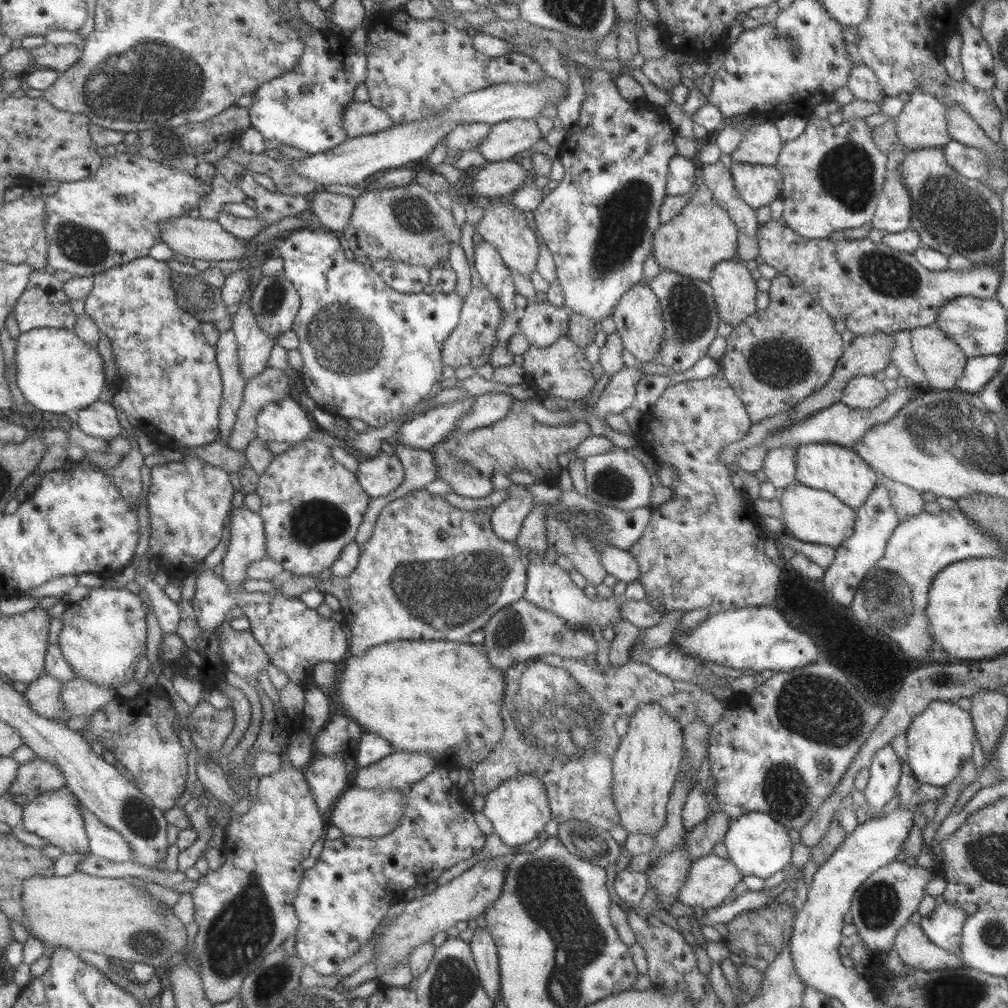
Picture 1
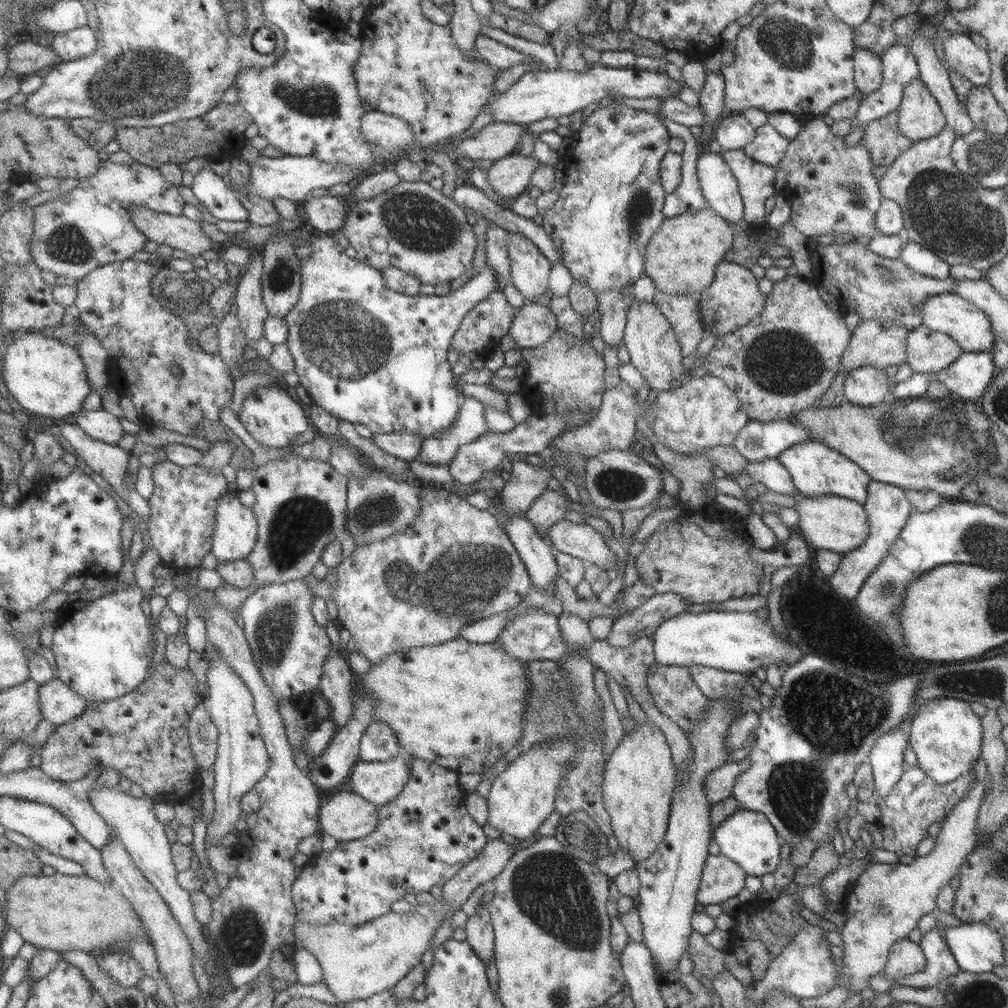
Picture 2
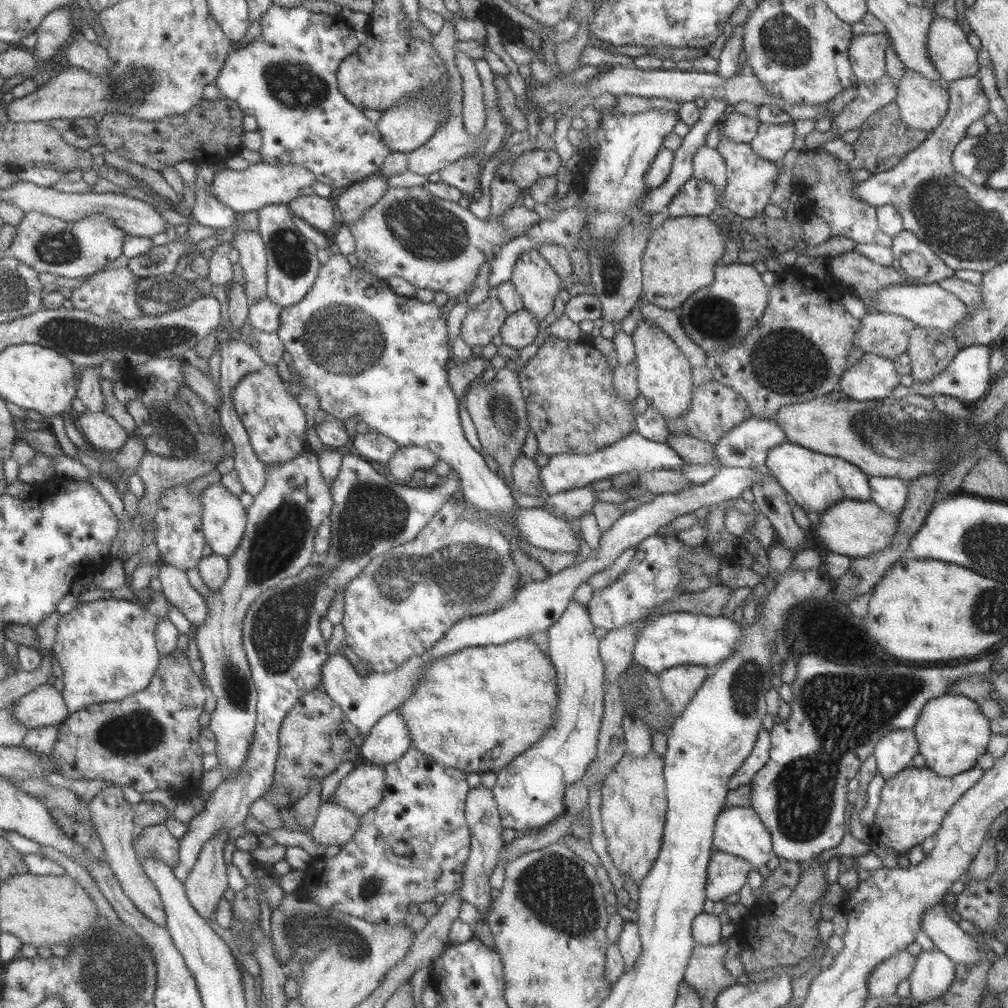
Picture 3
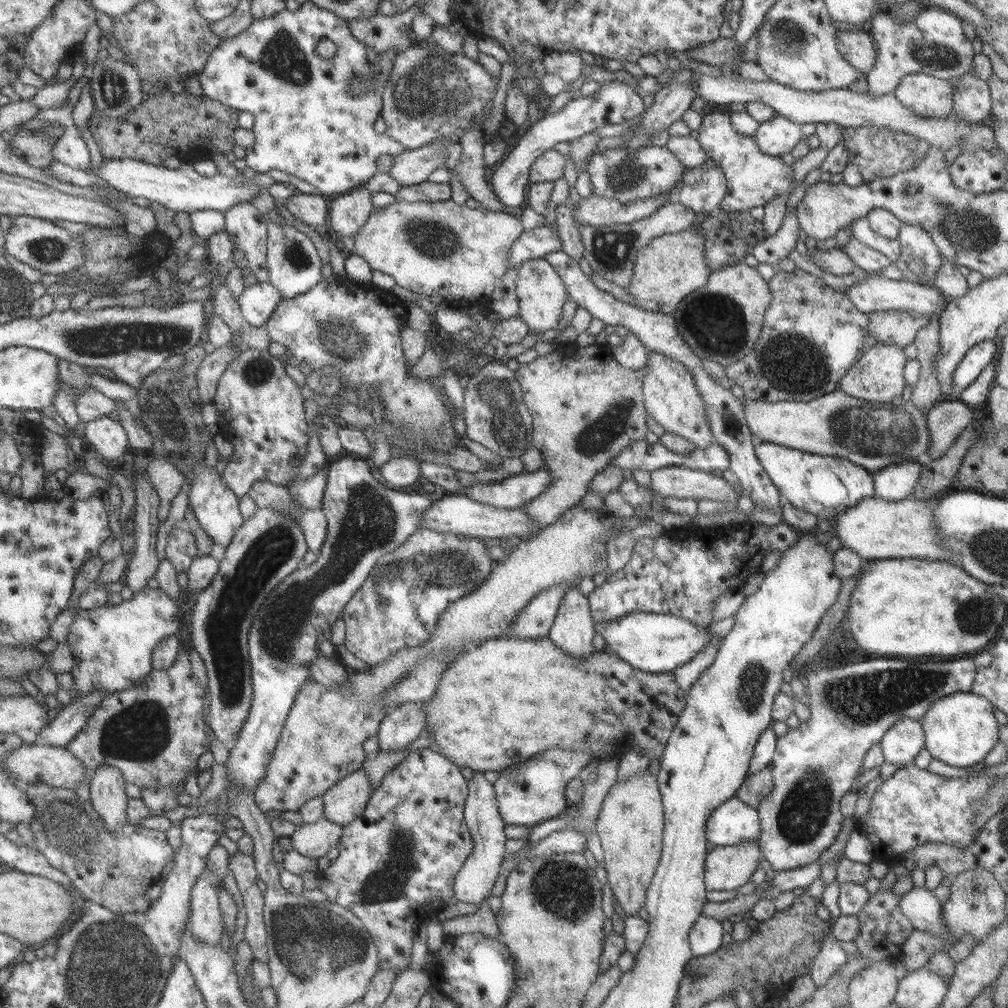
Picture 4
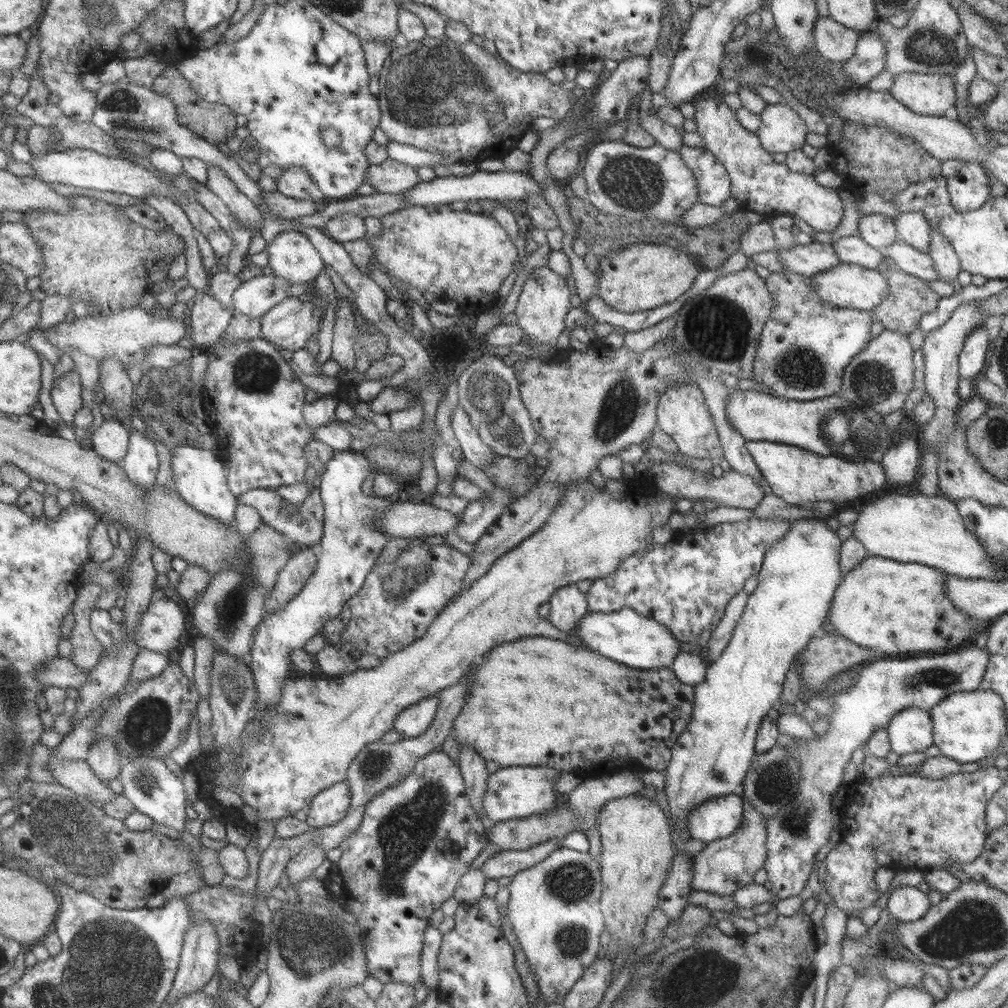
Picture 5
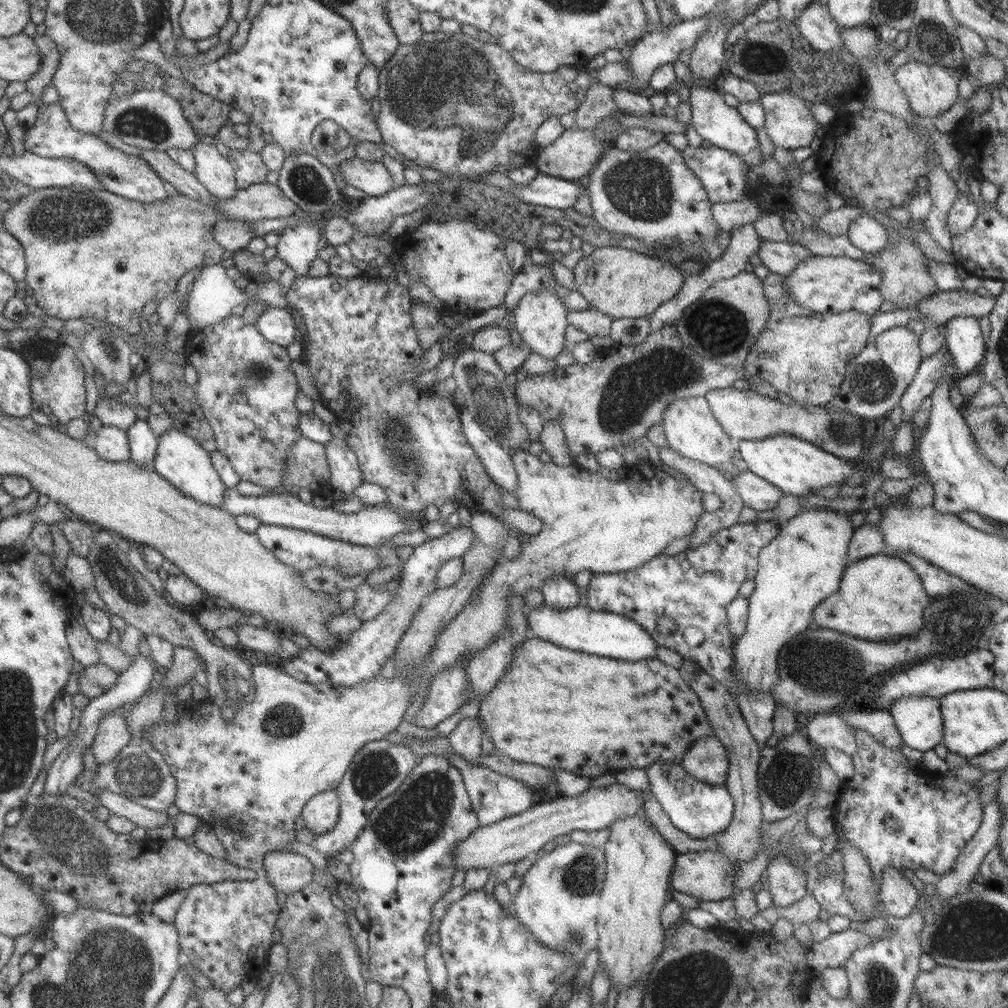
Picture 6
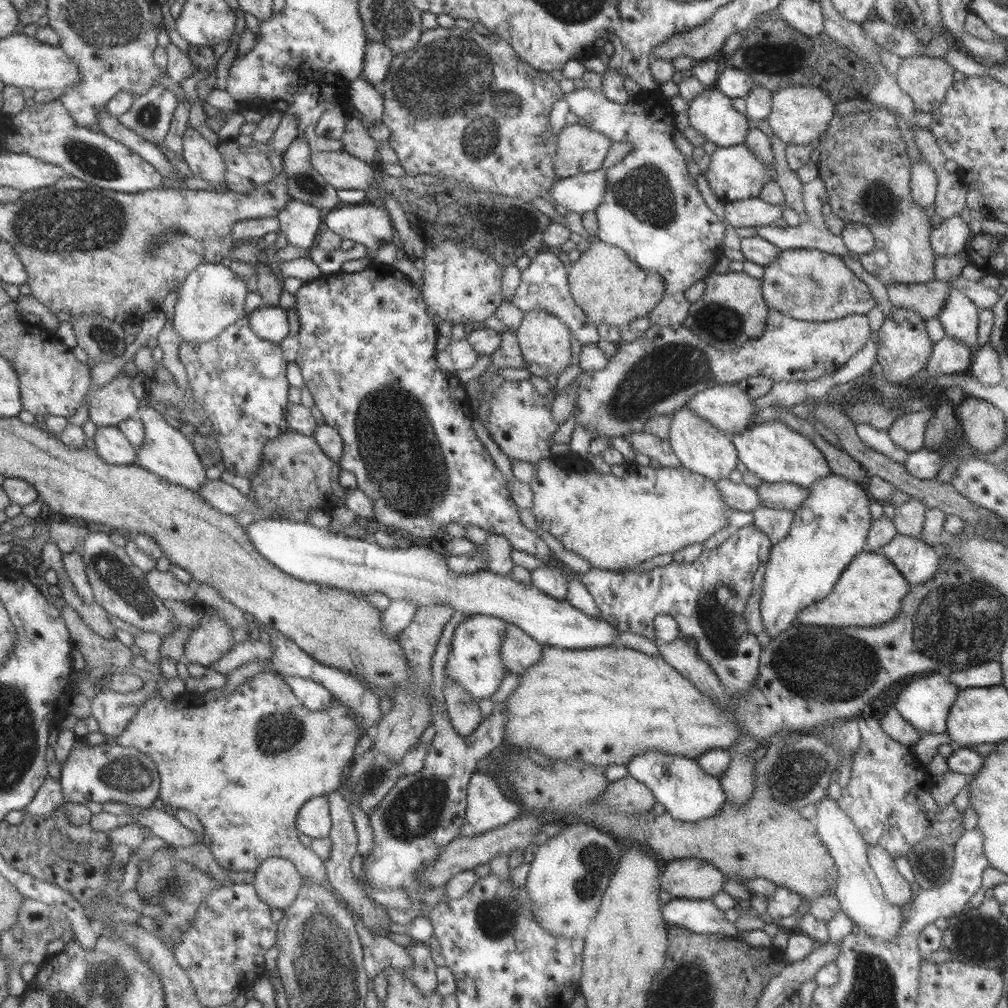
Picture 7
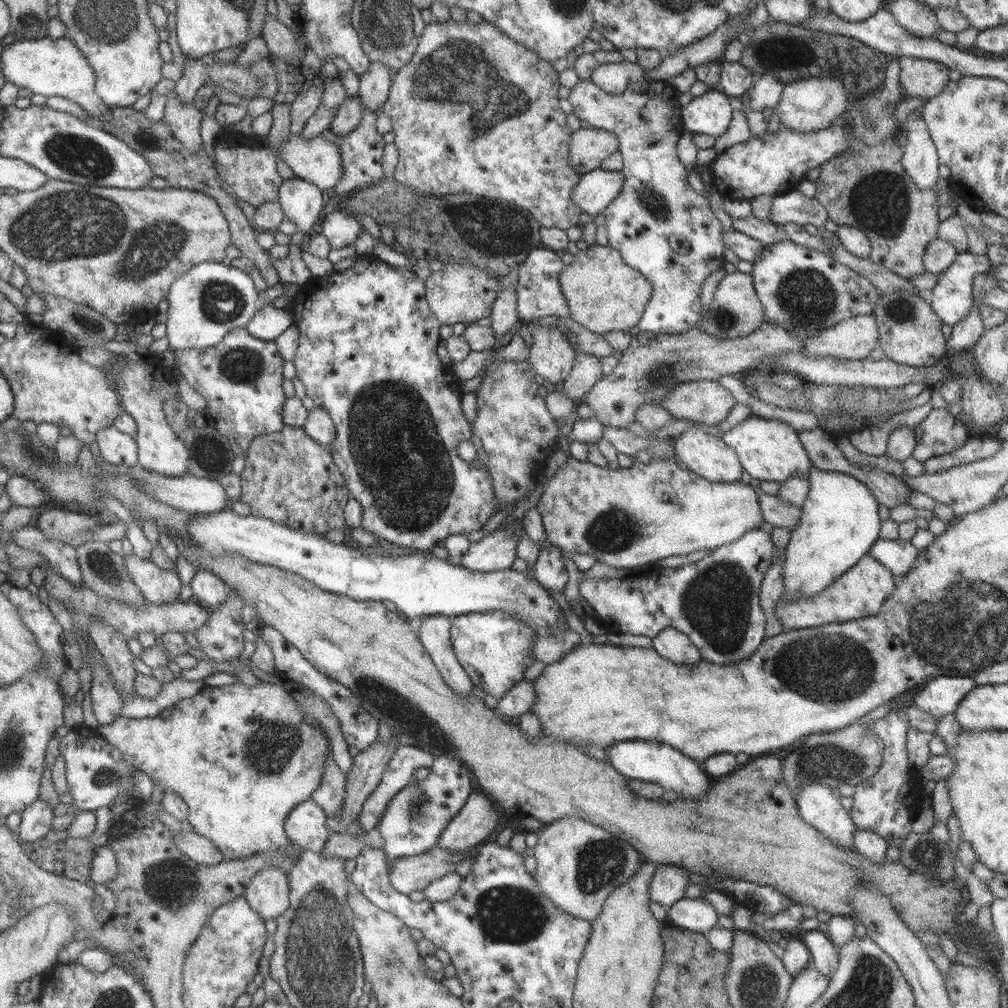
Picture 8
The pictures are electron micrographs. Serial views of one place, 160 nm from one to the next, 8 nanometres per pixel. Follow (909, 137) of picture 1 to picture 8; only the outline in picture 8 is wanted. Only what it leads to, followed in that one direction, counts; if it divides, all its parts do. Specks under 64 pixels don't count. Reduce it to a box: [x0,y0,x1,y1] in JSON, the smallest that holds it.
[898,57,949,97]

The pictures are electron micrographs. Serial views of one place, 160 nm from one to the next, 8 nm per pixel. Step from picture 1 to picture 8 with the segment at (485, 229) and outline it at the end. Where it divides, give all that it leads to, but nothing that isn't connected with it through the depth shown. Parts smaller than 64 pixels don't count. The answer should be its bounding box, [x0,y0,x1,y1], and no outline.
[523,326,575,383]

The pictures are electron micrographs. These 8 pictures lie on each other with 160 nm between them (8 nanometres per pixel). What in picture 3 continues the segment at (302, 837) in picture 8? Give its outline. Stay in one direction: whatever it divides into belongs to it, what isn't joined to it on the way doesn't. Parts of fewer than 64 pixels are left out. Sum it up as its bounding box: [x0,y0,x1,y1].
[331,761,384,817]

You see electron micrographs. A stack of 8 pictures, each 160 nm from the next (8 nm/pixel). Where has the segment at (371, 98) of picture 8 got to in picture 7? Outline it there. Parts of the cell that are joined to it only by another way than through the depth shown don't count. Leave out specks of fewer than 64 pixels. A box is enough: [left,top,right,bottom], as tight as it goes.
[361,40,394,85]

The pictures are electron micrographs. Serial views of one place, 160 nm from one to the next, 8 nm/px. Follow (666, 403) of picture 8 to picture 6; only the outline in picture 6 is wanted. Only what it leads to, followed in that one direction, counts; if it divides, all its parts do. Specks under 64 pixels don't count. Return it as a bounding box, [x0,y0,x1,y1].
[704,386,862,460]

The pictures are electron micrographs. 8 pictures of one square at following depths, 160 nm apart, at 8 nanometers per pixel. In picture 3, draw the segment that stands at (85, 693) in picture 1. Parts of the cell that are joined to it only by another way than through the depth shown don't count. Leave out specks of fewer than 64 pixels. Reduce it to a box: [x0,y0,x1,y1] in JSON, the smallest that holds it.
[11,682,68,731]

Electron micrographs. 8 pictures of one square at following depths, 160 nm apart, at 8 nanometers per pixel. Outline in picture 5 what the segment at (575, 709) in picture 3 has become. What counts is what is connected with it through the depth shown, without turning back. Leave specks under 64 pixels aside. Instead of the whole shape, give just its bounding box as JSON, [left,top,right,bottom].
[481,585,589,823]

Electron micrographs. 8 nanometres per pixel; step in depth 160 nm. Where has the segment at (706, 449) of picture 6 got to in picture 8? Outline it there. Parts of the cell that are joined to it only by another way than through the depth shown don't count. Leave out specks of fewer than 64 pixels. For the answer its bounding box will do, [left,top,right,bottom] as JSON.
[673,428,743,483]

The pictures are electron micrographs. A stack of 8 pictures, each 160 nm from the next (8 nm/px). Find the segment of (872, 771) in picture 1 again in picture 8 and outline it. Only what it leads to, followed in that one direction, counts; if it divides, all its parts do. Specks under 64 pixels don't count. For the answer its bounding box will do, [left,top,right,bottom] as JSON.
[913,675,973,721]

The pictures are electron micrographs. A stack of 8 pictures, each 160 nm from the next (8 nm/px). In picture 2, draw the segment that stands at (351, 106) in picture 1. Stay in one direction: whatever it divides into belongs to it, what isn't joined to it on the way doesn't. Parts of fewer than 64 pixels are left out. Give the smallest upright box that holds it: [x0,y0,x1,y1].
[360,109,416,152]

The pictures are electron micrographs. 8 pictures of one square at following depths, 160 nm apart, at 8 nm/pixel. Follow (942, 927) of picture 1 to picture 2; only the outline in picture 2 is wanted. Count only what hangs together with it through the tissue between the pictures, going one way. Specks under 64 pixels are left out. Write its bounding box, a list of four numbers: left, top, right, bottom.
[893,922,960,988]

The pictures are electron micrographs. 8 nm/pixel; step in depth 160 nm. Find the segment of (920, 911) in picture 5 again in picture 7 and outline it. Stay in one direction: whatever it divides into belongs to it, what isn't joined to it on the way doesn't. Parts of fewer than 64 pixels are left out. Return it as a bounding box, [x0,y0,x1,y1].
[866,845,913,907]

